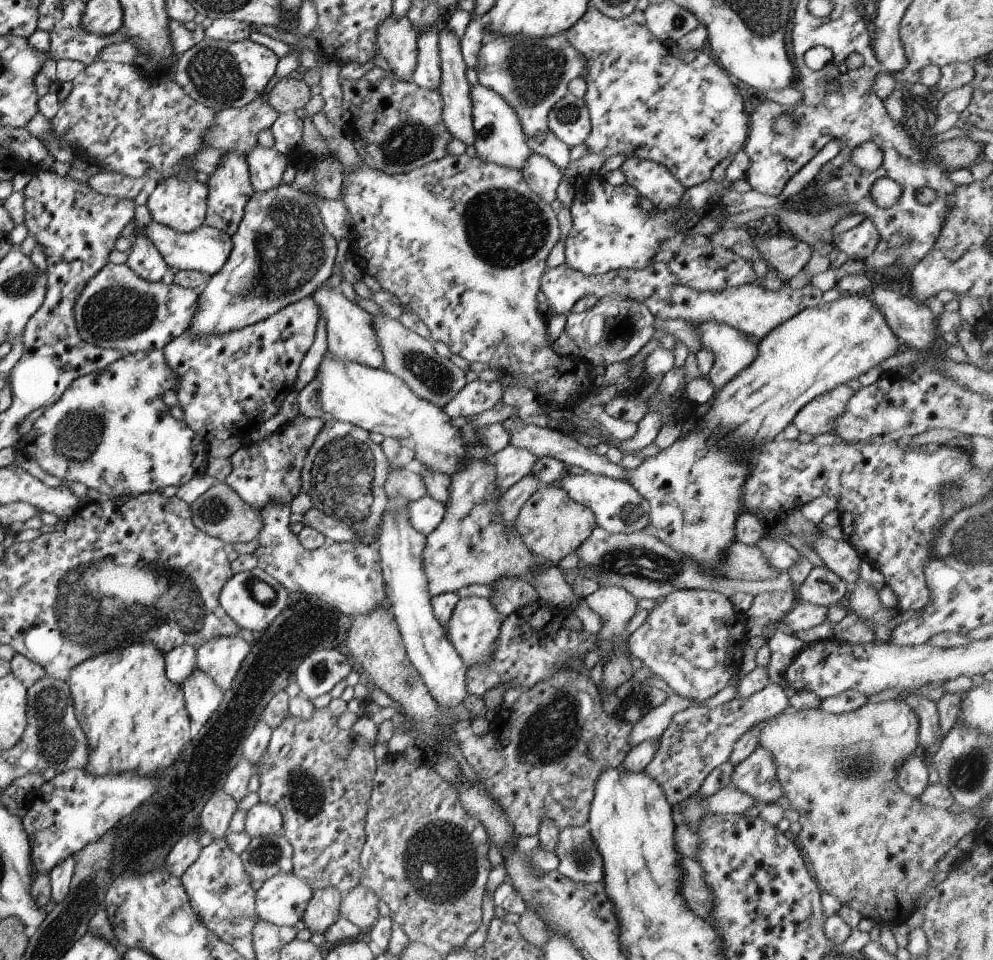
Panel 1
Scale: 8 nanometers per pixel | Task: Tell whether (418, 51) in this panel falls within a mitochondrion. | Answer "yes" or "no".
no

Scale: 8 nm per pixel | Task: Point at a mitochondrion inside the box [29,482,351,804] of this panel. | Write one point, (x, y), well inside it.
(86, 614)

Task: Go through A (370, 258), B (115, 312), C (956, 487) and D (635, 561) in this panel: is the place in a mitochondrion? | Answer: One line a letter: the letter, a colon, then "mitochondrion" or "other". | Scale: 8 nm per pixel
A: other
B: mitochondrion
C: mitochondrion
D: mitochondrion

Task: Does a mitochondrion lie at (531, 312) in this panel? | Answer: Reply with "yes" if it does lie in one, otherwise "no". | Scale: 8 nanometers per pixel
no

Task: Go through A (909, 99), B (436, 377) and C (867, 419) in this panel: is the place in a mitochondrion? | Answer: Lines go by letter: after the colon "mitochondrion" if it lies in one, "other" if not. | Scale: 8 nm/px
A: other
B: mitochondrion
C: mitochondrion

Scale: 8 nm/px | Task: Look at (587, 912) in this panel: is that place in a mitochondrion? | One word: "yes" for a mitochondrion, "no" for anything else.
no

